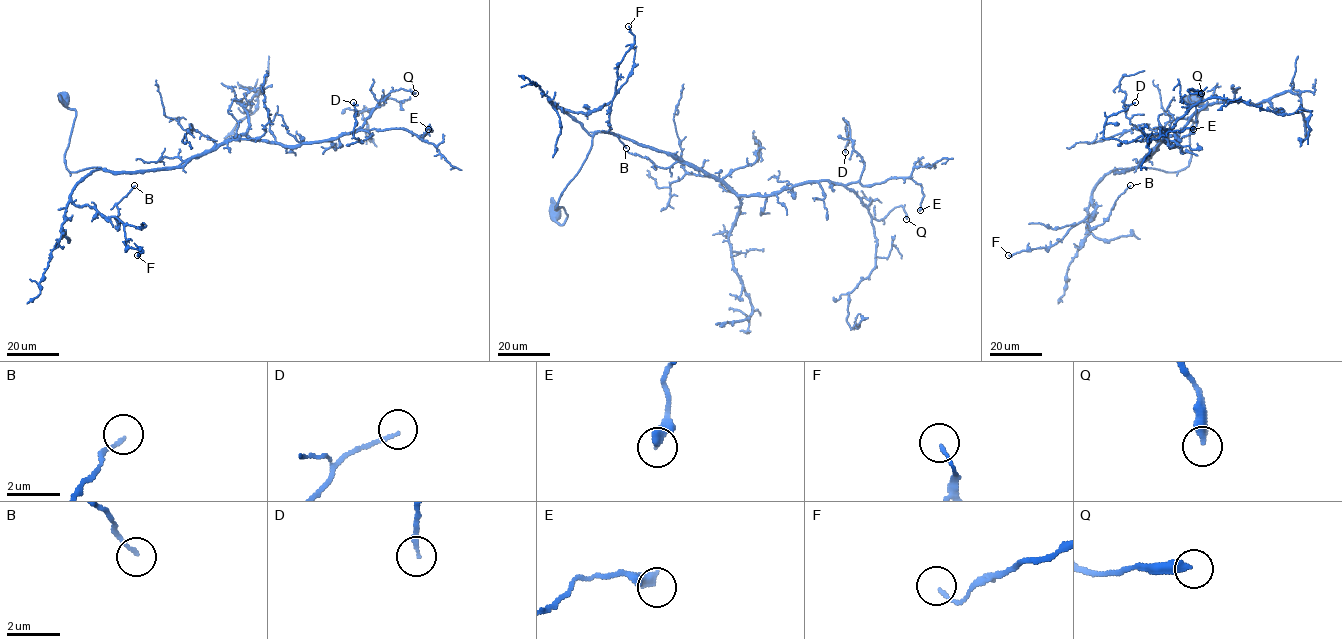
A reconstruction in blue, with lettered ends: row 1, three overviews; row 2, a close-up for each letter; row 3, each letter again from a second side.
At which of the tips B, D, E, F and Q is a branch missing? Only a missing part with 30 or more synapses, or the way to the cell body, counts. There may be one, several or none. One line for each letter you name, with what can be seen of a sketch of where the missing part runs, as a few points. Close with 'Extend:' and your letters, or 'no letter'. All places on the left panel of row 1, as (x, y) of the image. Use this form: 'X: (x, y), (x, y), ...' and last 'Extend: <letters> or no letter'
Extend: no letter

